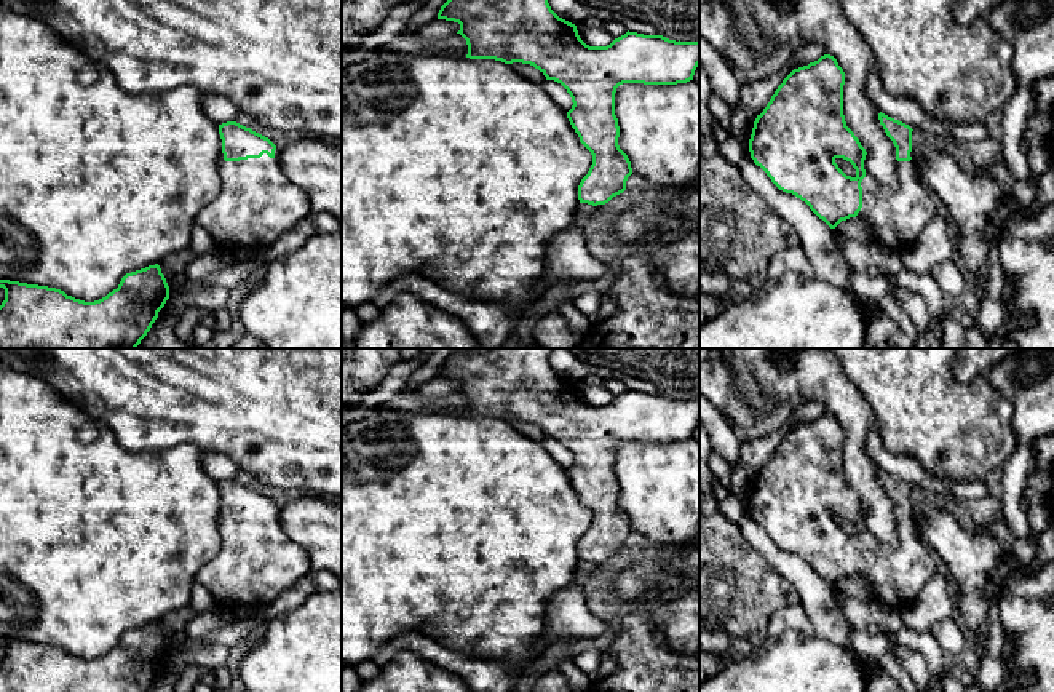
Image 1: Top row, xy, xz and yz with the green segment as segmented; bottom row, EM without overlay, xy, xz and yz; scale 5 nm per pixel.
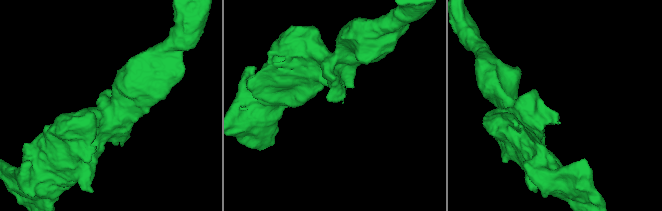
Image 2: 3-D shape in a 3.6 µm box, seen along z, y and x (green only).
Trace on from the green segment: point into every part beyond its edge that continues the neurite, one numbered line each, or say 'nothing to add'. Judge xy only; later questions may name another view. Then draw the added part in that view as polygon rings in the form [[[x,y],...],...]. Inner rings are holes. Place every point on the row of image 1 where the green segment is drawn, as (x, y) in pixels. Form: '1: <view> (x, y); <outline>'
1: xy (257, 203); [[[279,149],[275,150],[273,158],[264,153],[260,158],[240,161],[225,161],[222,153],[222,189],[195,219],[198,225],[211,233],[216,248],[244,256],[265,251],[311,213],[305,193],[283,173],[279,157]]]

